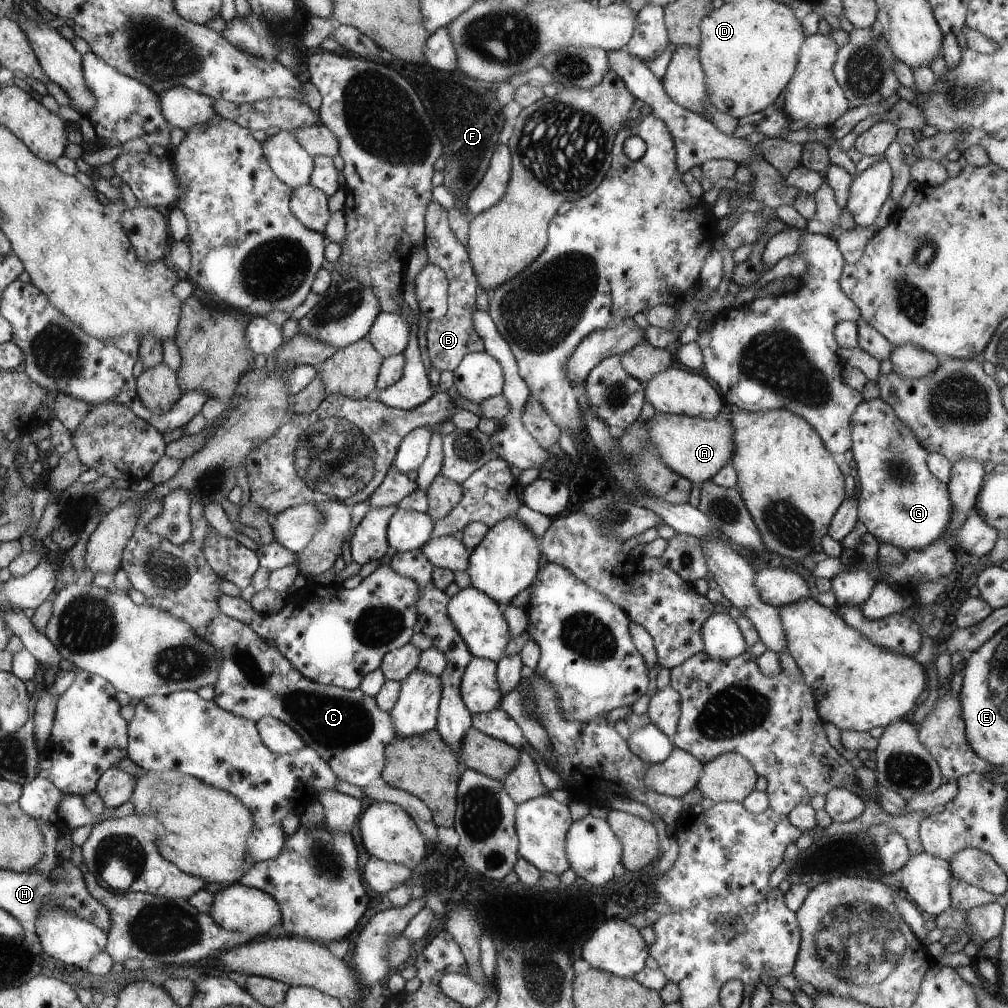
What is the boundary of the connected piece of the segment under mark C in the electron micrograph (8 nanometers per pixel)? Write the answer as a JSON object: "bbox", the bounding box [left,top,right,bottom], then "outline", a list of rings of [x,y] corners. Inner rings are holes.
{"bbox":[204,612,397,789],"outline":[[[221,612],[209,622],[204,632],[204,640],[220,654],[220,674],[218,682],[213,686],[215,693],[213,701],[222,707],[222,710],[250,718],[254,722],[268,715],[285,722],[301,735],[308,747],[321,754],[334,774],[348,784],[360,786],[362,789],[381,776],[386,764],[386,748],[397,737],[397,731],[394,730],[390,712],[382,710],[374,696],[364,694],[360,688],[345,690],[342,687],[322,685],[306,678],[277,647],[266,642],[253,627],[246,626],[244,622],[238,622]]]}

